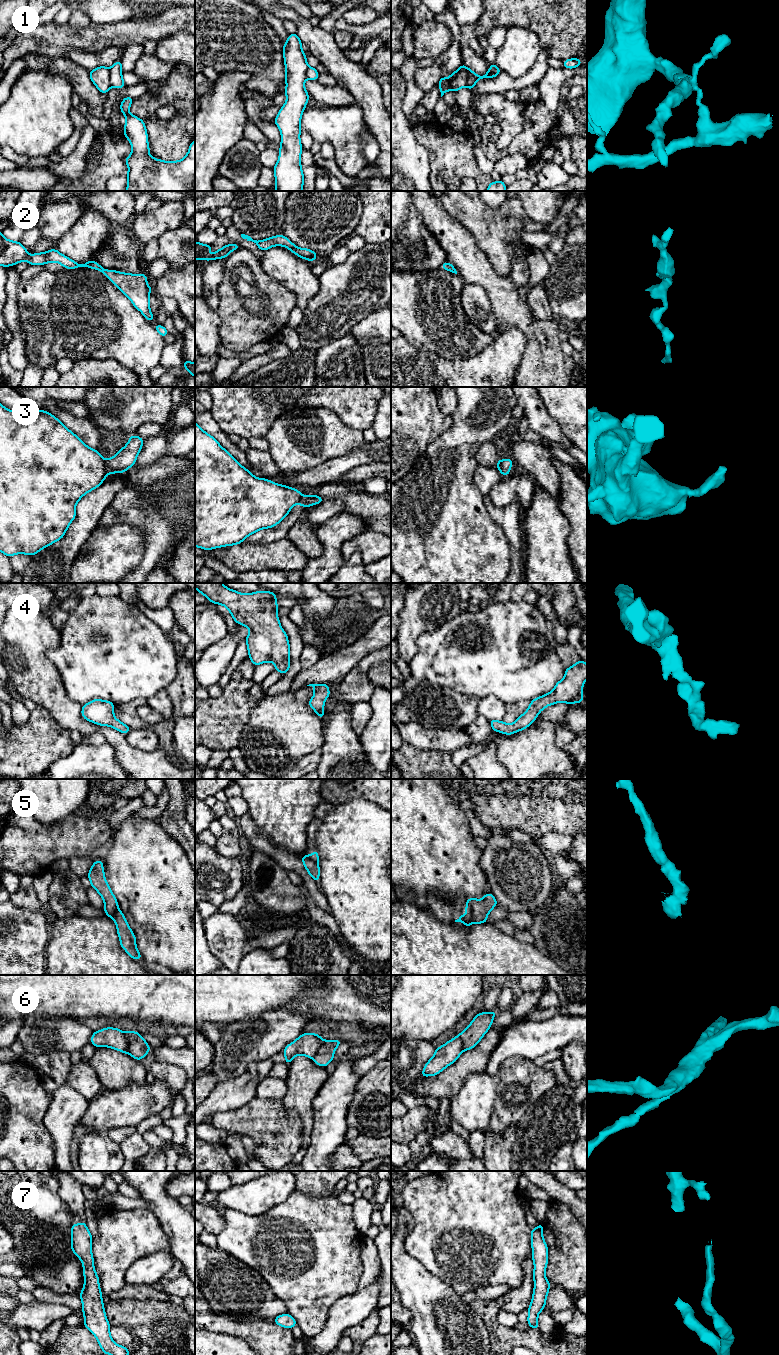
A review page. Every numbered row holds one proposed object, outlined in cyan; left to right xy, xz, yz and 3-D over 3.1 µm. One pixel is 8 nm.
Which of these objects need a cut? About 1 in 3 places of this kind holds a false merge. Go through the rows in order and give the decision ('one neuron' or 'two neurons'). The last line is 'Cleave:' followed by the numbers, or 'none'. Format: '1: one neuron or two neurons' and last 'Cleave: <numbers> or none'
1: two neurons
2: one neuron
3: two neurons
4: one neuron
5: two neurons
6: two neurons
7: one neuron
Cleave: 1, 3, 5, 6

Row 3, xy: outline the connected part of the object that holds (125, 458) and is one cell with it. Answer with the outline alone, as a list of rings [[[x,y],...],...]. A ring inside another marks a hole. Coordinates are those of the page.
[[[137,435],[129,437],[127,444],[117,454],[105,460],[105,469],[108,474],[125,473],[135,465],[137,456],[142,449],[144,439]]]

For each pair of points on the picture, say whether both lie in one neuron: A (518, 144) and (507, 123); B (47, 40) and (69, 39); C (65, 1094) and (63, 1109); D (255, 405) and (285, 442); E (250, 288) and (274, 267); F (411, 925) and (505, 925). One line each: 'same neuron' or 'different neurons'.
A: different neurons
B: same neuron
C: same neuron
D: different neurons
E: different neurons
F: different neurons

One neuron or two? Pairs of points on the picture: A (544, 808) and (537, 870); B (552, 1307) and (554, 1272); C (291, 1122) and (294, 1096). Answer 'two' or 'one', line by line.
A: two
B: two
C: two

